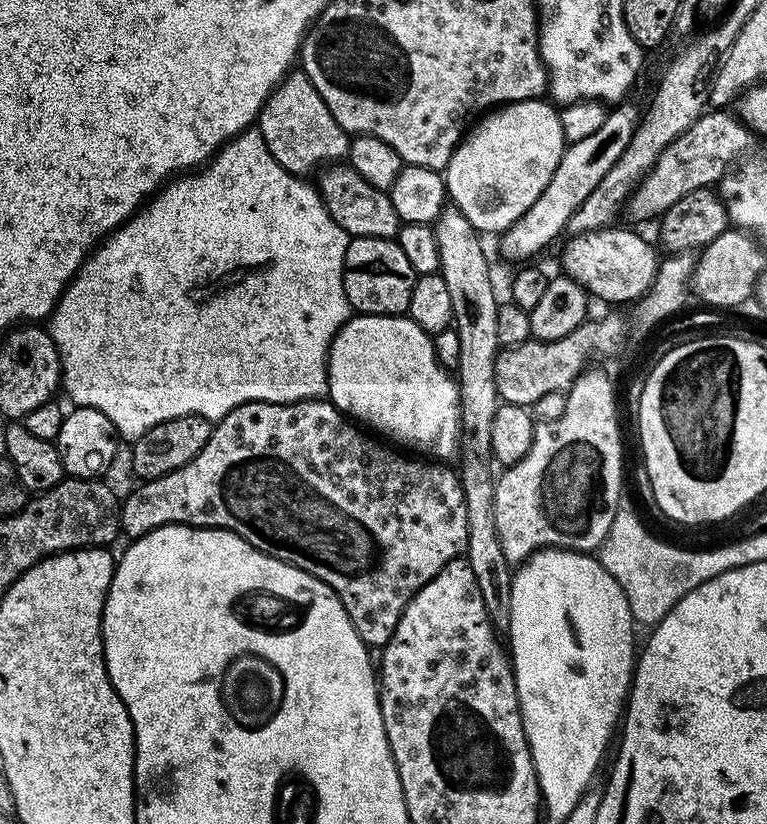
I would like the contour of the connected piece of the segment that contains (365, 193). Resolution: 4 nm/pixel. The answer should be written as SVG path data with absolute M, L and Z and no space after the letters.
M347 162L337 163L321 171L319 176L318 191L324 208L330 214L330 218L334 218L334 222L338 222L338 226L342 226L342 230L347 232L349 237L387 240L396 240L399 237L402 222L394 210L394 202L390 202L385 189L370 186L370 182L366 182L366 178L362 178L362 174L358 174L358 170L354 170Z

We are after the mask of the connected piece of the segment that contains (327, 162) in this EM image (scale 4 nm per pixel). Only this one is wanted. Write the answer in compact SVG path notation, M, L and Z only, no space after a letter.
M303 70L289 72L266 98L258 117L258 130L266 142L266 150L292 176L311 177L312 171L335 165L348 155L350 134L334 122L330 106L322 102L322 94L314 90L314 82L310 82Z

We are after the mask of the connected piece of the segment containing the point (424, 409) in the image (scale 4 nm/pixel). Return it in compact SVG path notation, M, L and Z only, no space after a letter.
M358 314L342 325L328 348L326 394L345 416L367 426L381 437L389 436L384 438L401 449L411 450L416 454L431 454L440 462L451 461L451 456L453 459L459 453L460 390L457 381L438 362L432 337L405 315Z

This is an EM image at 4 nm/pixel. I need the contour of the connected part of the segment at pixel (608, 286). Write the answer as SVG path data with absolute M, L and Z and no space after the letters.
M609 226L599 232L589 232L573 239L564 252L563 275L580 285L589 297L605 300L608 304L628 304L648 293L656 277L658 255L636 232L628 228Z

